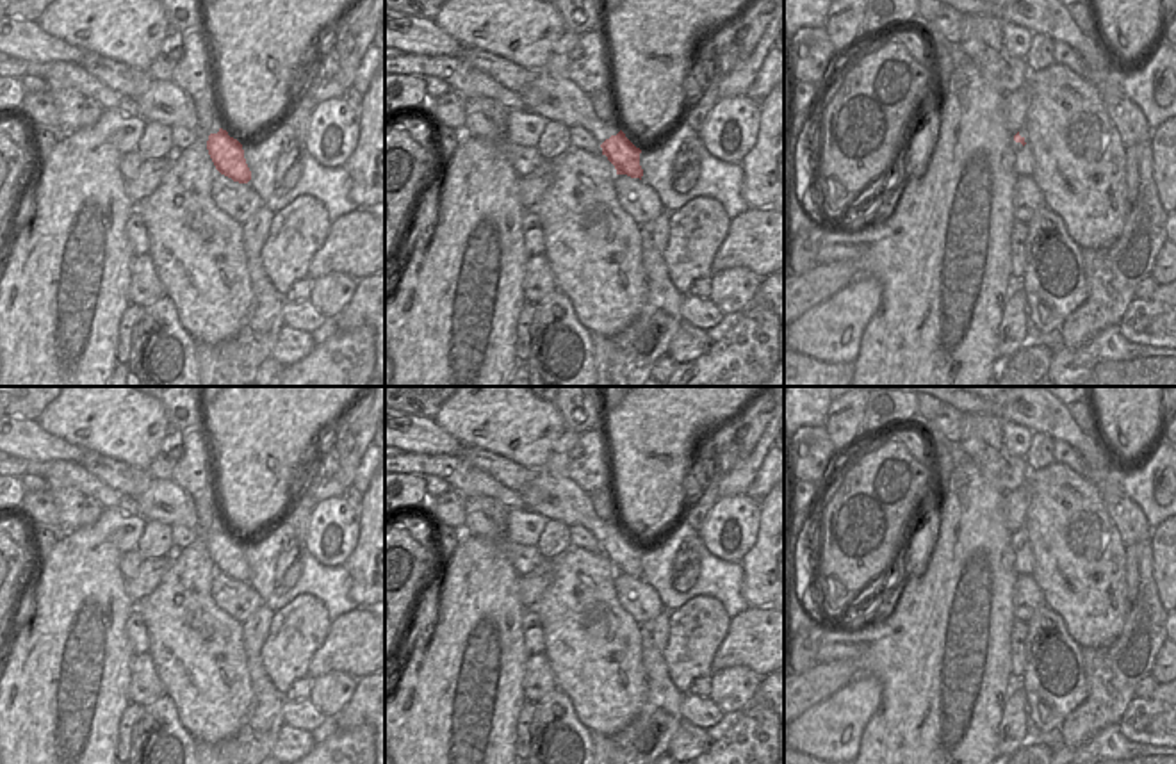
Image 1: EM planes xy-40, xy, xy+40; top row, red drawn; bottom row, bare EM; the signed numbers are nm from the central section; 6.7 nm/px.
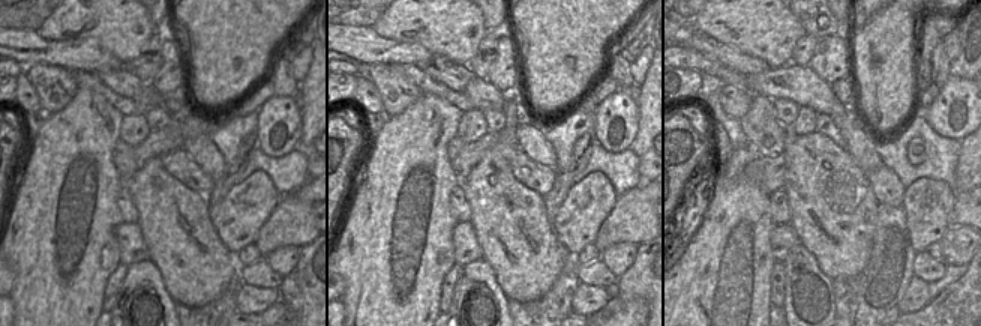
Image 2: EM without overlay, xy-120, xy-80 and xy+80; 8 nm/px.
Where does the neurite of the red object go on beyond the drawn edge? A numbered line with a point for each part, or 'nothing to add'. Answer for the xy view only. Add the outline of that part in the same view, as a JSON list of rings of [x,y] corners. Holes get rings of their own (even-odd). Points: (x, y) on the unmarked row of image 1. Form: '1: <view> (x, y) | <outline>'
1: xy (555, 497) | [[[545,468],[533,470],[538,475],[515,490],[526,509],[547,520],[559,520],[565,525],[583,525],[593,534],[599,545],[620,531],[615,520],[597,516],[590,493],[583,492],[574,481],[551,475]]]

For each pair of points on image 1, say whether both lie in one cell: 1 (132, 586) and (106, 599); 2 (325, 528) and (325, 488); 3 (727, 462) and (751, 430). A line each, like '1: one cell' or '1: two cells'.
1: two cells
2: two cells
3: two cells

